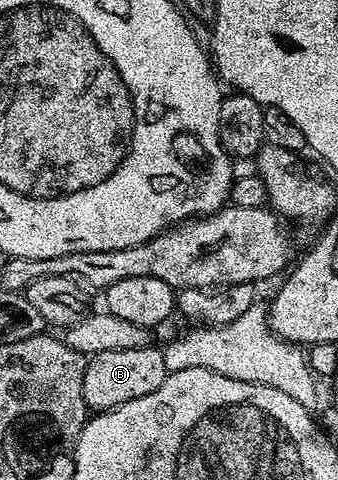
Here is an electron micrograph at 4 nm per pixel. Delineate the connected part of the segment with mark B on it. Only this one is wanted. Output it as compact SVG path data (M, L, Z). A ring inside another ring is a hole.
M149 346L138 350L106 350L91 357L82 378L82 394L93 413L110 412L126 402L134 402L162 386L169 372L163 351Z

